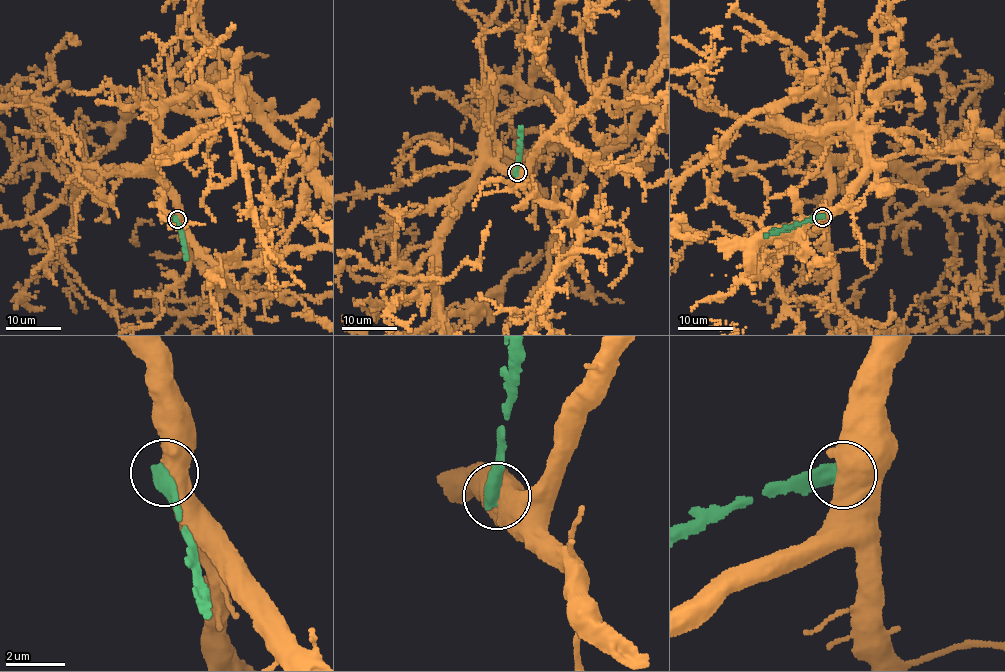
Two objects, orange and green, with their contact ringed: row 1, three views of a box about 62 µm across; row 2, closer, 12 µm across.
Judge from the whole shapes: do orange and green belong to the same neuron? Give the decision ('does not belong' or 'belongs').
does not belong

